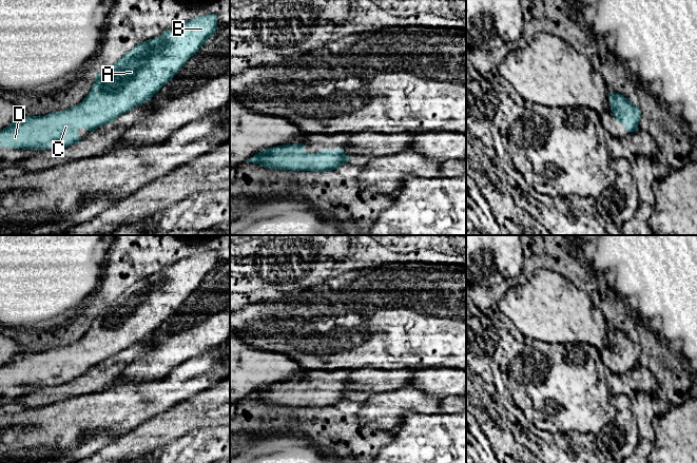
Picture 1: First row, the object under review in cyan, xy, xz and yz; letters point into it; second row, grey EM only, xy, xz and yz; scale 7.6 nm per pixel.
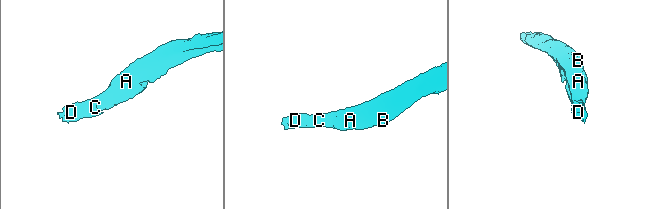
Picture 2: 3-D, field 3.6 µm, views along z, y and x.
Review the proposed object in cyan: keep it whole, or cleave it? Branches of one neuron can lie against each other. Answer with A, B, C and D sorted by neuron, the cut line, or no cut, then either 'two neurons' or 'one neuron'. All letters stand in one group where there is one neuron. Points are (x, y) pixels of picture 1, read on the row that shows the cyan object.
A B C D | no cut | one neuron

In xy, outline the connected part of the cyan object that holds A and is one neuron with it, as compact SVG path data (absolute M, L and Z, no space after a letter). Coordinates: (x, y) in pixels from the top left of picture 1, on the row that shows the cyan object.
M208 14L182 22L163 32L156 38L138 43L118 61L109 65L105 71L96 76L90 93L76 107L43 116L27 115L15 120L8 127L0 131L0 147L23 150L56 150L77 143L83 139L78 136L78 130L80 128L88 131L96 131L103 124L114 122L118 116L151 100L152 97L167 82L173 79L187 61L216 33L216 30L217 16L215 14Z

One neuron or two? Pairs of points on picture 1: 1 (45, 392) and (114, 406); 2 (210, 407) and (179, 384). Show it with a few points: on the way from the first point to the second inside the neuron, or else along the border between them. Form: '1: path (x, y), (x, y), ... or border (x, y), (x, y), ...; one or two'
1: border (95, 391), (46, 404); two
2: border (216, 385), (180, 400), (171, 406); two

